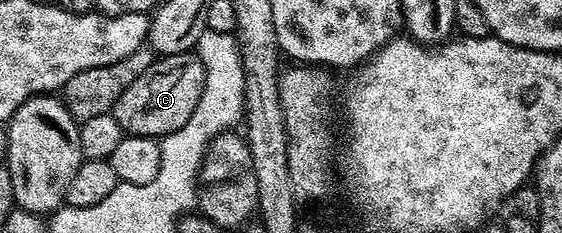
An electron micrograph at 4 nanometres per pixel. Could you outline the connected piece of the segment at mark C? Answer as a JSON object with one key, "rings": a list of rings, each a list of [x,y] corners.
{"rings":[[[195,53],[165,54],[157,57],[152,66],[146,68],[146,72],[142,72],[142,76],[138,76],[138,80],[134,80],[134,84],[130,84],[130,88],[126,88],[126,92],[122,92],[122,96],[118,96],[116,107],[113,108],[111,114],[118,120],[125,135],[150,136],[159,140],[165,138],[170,132],[178,132],[178,128],[182,128],[182,124],[186,124],[186,120],[190,120],[190,116],[194,116],[194,108],[198,108],[198,96],[202,96],[205,84],[204,65]]]}

